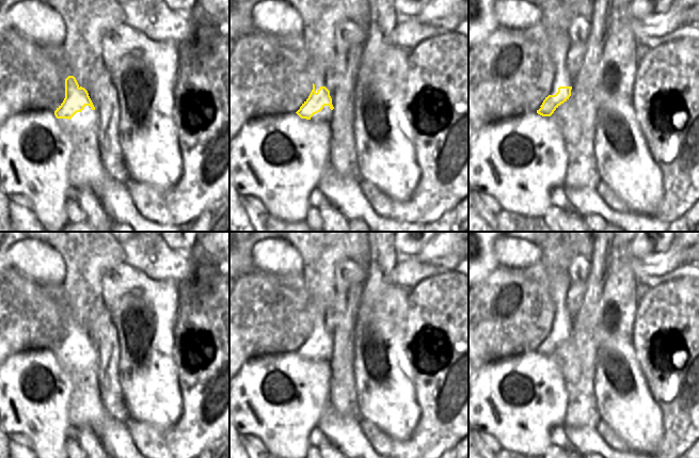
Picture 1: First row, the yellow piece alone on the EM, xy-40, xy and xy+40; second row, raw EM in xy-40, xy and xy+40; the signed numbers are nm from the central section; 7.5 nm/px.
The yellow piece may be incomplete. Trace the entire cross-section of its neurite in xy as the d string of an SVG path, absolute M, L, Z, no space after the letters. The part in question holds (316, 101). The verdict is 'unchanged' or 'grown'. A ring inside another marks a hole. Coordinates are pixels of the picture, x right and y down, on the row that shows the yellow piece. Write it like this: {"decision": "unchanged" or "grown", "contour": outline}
{"decision": "unchanged", "contour": "M313 83L313 90L308 98L302 104L296 113L301 119L311 120L311 117L320 112L324 106L329 106L331 110L334 109L330 91L325 86L320 86L316 92L315 84Z"}

